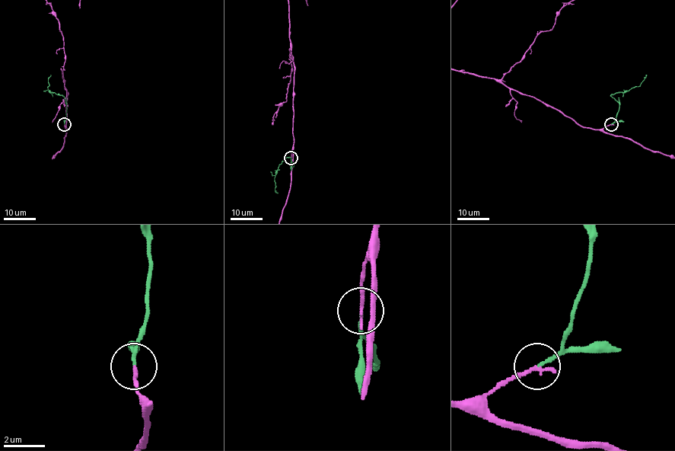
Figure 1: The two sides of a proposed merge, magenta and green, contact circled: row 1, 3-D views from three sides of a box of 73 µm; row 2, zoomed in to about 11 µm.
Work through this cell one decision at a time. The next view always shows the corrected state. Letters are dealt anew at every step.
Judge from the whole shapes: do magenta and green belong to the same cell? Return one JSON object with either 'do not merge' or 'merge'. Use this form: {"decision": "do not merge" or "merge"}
{"decision": "merge"}

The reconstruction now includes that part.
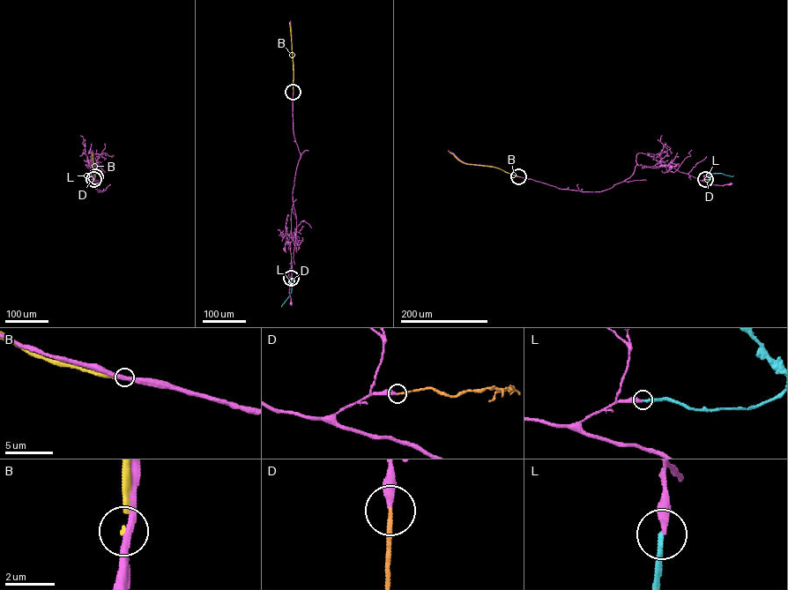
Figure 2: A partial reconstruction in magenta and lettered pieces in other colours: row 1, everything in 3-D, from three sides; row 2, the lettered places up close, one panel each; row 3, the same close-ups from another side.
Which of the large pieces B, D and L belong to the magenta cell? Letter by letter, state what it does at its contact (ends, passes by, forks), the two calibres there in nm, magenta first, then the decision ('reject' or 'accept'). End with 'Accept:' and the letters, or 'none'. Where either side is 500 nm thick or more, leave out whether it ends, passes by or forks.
B: it ends; calibres 320 and 160 nm; reject
D: it ends; calibres 320 and 170 nm; accept
L: it ends; calibres 360 and 200 nm; reject
Accept: D

